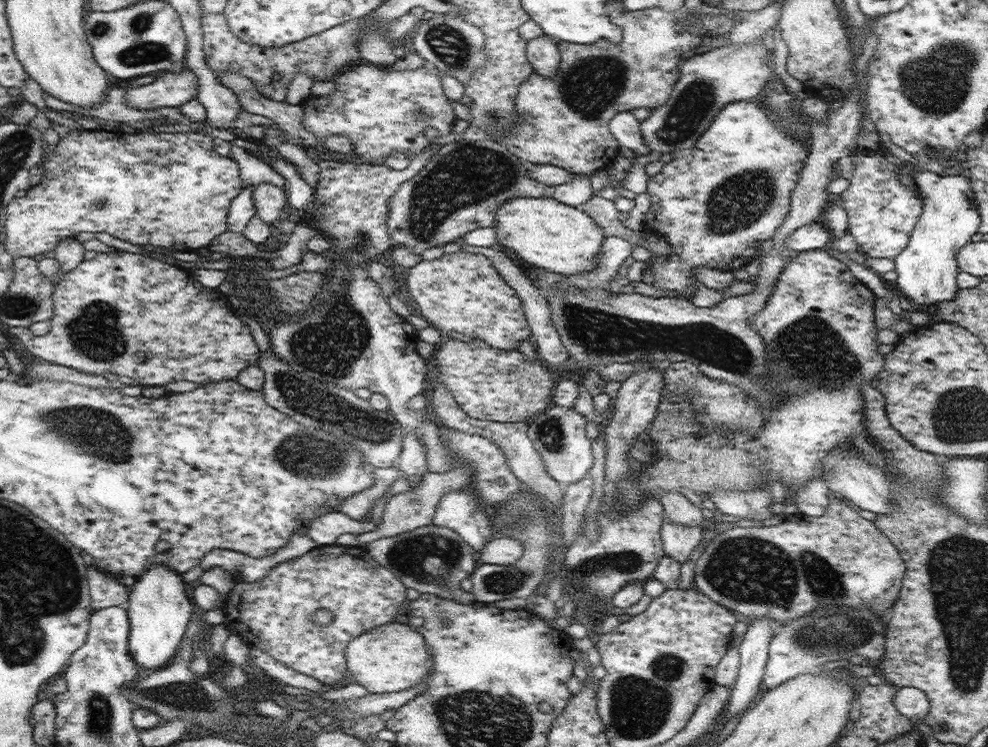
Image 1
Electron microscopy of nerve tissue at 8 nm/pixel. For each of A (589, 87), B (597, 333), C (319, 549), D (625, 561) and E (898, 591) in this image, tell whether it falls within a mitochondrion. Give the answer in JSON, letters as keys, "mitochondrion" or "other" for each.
{"A":"mitochondrion","B":"mitochondrion","C":"other","D":"mitochondrion","E":"other"}

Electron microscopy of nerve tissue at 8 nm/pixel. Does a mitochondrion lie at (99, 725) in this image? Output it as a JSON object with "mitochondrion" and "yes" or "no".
{"mitochondrion":"yes"}

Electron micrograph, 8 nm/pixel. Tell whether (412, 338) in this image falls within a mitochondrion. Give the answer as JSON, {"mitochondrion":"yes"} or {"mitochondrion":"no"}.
{"mitochondrion":"no"}

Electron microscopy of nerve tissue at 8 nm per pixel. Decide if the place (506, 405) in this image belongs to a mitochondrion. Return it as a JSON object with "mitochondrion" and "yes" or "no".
{"mitochondrion":"no"}

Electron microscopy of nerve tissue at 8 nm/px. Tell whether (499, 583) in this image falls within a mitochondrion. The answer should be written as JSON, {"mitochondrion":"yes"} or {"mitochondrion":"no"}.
{"mitochondrion":"yes"}

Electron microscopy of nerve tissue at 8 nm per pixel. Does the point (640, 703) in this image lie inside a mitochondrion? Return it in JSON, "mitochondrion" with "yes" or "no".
{"mitochondrion":"yes"}

